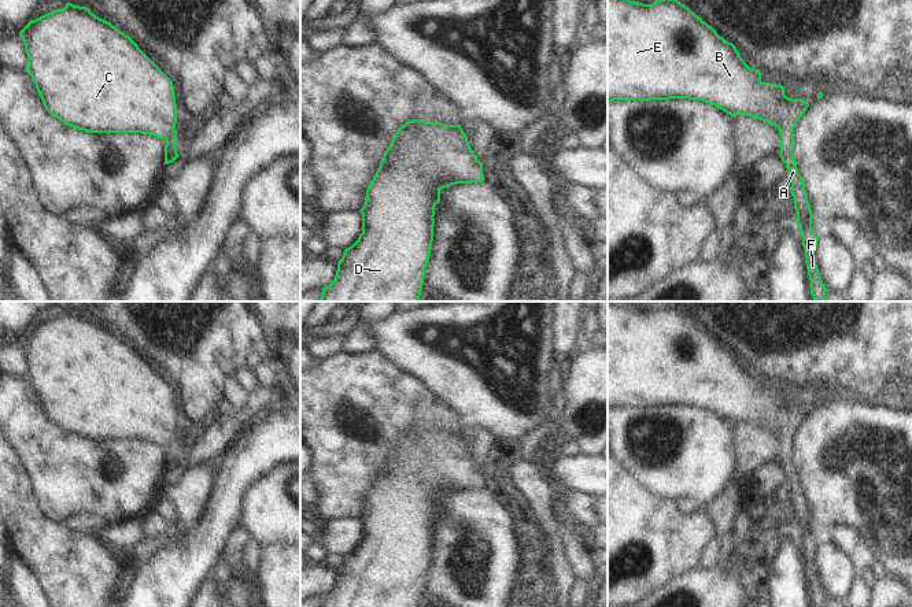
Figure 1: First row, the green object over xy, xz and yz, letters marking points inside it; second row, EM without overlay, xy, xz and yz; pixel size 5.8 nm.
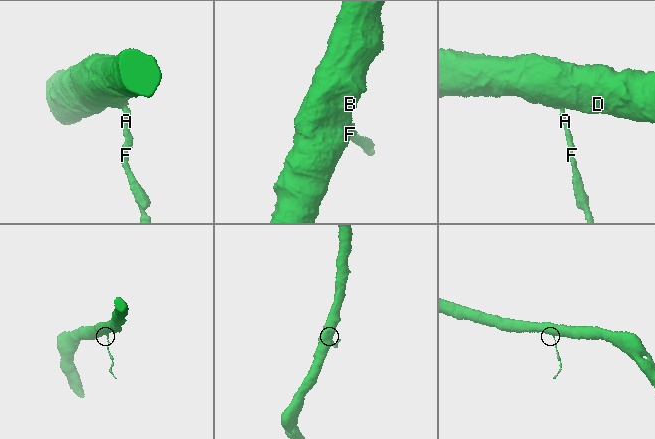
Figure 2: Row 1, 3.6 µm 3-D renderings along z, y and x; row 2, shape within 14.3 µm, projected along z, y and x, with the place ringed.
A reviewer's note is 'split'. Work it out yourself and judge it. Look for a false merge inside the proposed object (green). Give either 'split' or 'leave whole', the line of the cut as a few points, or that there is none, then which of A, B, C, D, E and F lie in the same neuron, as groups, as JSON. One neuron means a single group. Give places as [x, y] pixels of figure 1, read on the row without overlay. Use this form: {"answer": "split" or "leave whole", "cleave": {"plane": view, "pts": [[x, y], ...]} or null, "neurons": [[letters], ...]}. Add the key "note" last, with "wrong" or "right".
{"answer": "leave whole", "cleave": null, "neurons": [["A", "B", "C", "D", "E", "F"]], "note": "wrong"}

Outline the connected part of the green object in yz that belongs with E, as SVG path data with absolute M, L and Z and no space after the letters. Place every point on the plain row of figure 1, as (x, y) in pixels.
M608 303L608 410L614 407L701 407L731 423L747 422L775 433L780 441L779 463L786 471L794 504L797 533L802 544L805 570L813 607L827 607L815 558L819 544L813 538L811 511L794 466L794 434L809 414L802 406L790 406L782 392L763 389L760 377L750 375L736 354L725 348L695 319L669 304L653 311Z

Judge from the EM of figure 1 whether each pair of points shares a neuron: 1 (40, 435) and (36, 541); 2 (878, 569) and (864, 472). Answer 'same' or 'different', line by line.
1: different
2: different

